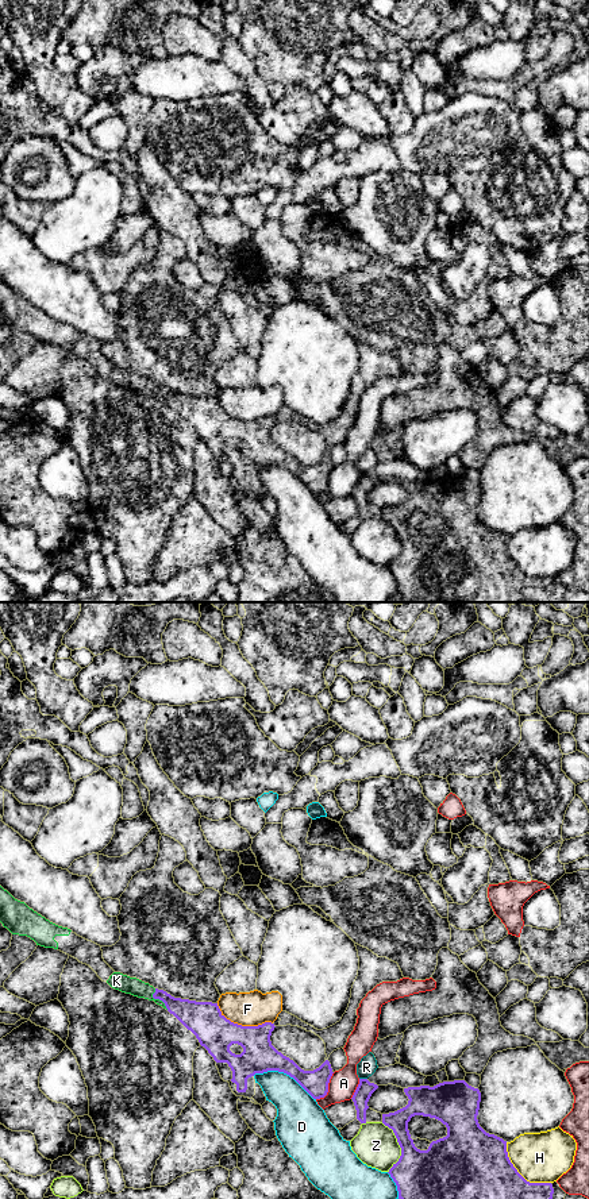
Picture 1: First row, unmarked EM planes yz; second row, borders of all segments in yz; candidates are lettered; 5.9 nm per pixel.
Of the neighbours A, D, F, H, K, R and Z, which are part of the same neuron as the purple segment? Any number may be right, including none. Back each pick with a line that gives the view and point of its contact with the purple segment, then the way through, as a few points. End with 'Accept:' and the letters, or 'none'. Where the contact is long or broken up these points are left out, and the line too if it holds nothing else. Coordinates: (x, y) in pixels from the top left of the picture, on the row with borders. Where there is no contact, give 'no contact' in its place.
K: yz (157, 998)
Accept: K

